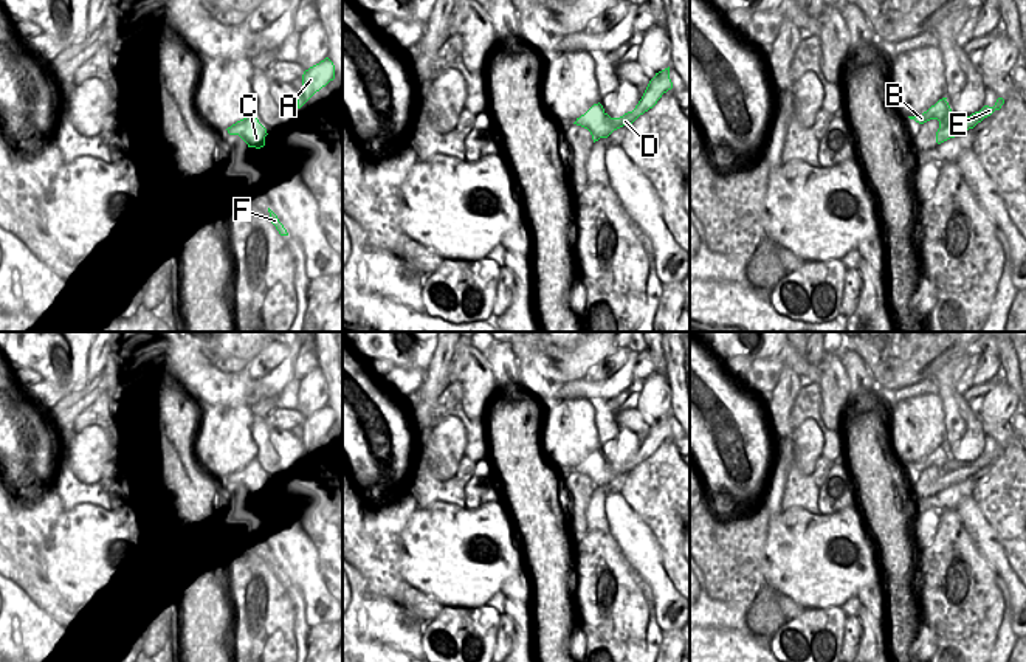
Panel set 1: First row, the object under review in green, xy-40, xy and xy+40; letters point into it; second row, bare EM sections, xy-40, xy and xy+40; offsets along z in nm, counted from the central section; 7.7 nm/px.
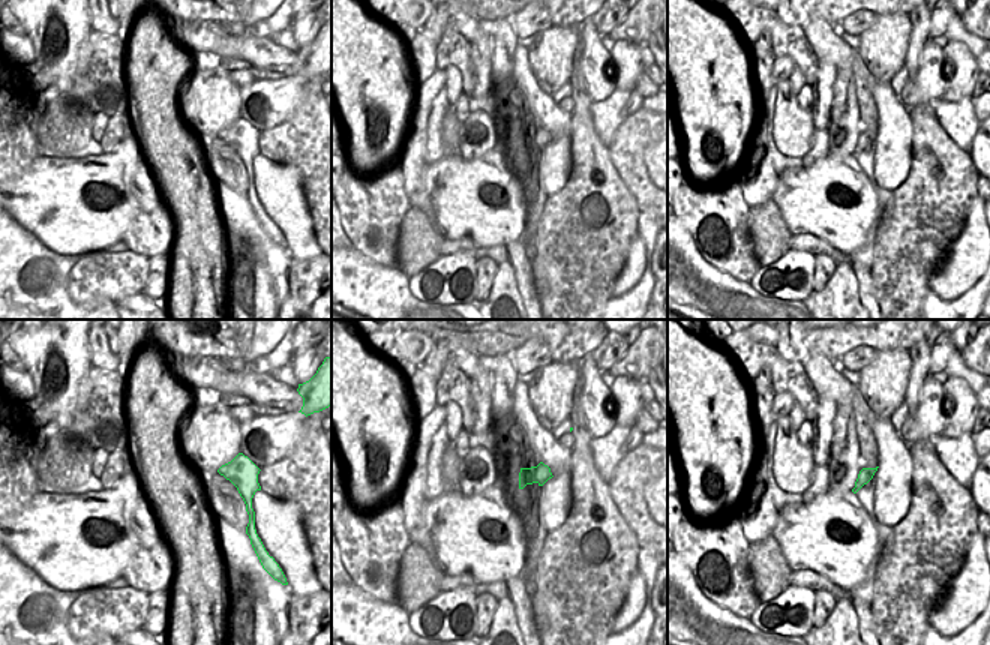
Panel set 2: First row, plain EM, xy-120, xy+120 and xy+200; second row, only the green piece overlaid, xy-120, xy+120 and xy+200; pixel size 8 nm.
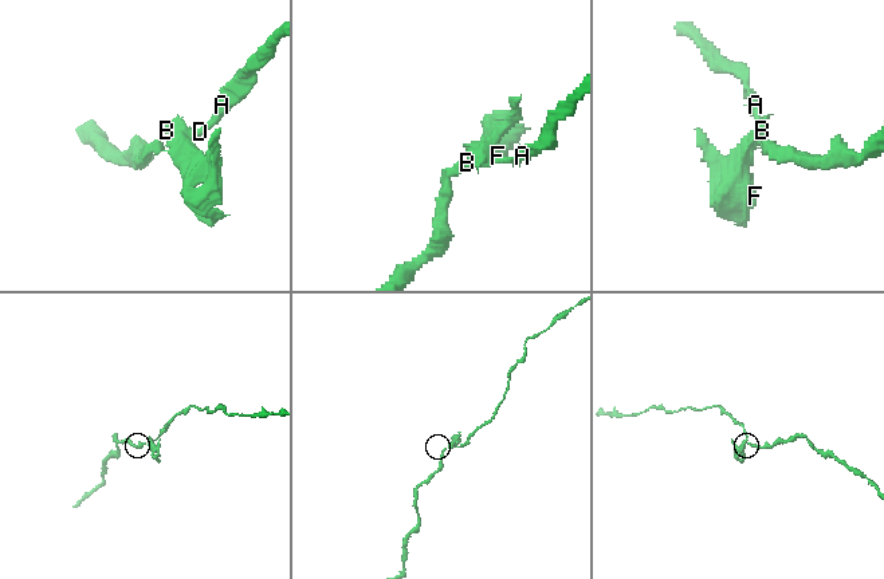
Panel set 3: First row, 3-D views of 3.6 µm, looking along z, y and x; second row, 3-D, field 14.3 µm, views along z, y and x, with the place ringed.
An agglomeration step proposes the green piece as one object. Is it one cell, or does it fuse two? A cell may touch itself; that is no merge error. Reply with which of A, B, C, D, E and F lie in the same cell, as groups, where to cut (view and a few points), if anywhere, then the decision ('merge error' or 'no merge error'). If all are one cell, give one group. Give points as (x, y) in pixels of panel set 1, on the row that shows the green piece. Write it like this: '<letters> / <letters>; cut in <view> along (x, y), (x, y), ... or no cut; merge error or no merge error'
A D E / B C F; cut in xy along (605, 113), (609, 129), (602, 137), (591, 134); merge error

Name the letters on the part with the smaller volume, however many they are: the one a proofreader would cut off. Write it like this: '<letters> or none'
B, C, F

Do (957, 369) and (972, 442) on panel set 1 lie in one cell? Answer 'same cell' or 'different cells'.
same cell

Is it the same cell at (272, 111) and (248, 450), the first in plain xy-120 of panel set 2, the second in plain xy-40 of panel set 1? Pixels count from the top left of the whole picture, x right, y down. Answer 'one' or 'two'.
two

